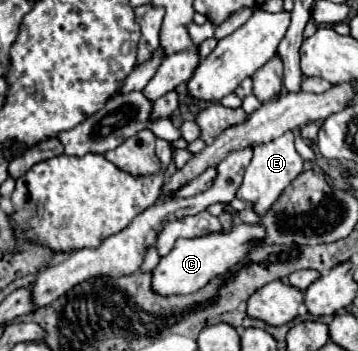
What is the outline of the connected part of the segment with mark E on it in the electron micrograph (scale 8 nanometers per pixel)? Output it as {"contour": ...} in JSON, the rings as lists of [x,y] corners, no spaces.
{"contour":[[[293,131],[283,133],[281,137],[265,143],[265,145],[255,145],[253,147],[253,159],[249,163],[249,167],[245,169],[245,177],[243,183],[237,189],[237,199],[245,201],[247,205],[251,205],[251,209],[263,217],[271,205],[277,201],[277,197],[281,195],[281,191],[303,171],[303,159],[295,149],[295,135]]]}

